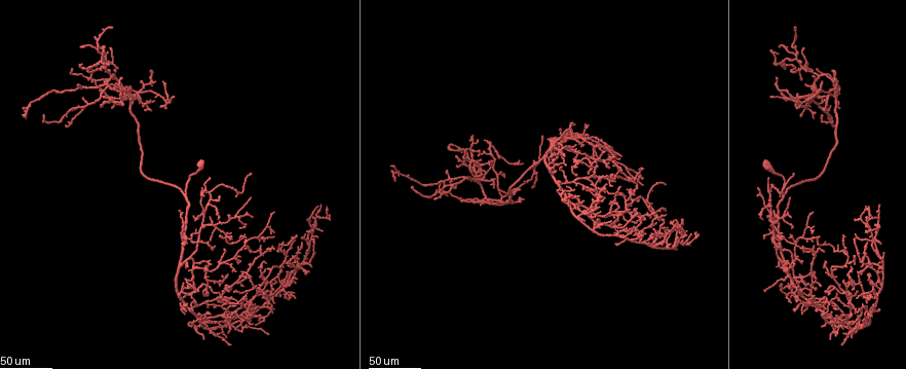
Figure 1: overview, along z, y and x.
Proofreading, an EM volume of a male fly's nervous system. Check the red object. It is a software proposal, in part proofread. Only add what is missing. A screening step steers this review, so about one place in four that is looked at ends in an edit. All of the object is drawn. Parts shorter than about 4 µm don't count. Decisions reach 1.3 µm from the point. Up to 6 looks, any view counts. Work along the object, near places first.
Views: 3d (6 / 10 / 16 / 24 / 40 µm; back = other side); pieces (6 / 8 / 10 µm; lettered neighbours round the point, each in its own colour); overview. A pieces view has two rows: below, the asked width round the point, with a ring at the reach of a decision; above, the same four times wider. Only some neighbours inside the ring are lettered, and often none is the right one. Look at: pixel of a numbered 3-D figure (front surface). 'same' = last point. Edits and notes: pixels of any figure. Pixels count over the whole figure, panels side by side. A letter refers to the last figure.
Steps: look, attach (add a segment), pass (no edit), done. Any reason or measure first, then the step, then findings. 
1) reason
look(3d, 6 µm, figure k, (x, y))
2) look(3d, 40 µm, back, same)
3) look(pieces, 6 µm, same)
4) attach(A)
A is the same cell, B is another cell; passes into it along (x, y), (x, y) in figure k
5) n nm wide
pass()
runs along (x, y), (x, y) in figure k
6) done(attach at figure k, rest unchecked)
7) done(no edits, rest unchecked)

branch stops here
look(3d, 40 µm, figure 1, (294, 283))

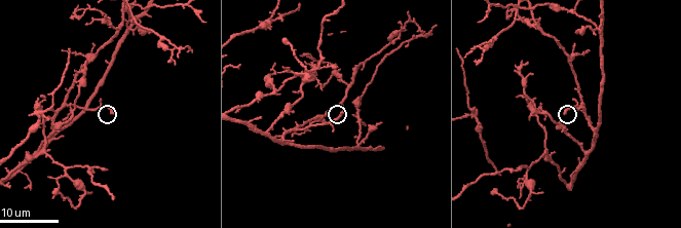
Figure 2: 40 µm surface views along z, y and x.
look(pieces, 6 µm, figure 2, (343, 113))

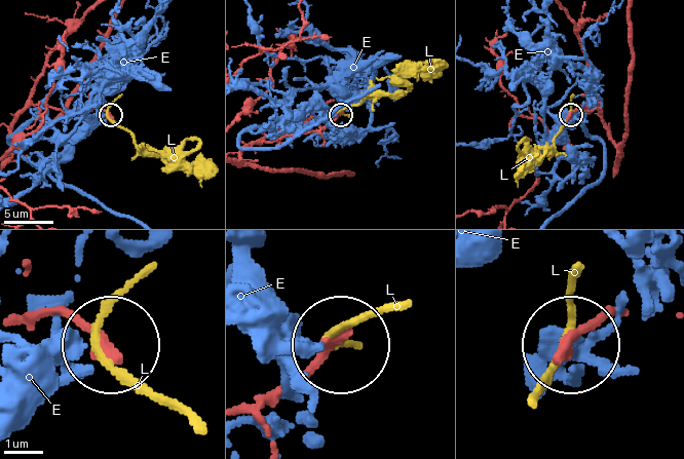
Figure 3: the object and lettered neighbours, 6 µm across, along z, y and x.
280 nm wide
pass()
E and L are other cells; runs along (60, 317), (106, 344) in figure 3; no lettered segment goes on from it

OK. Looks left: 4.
look(3d, 24 µm, figure 1, (822, 81))

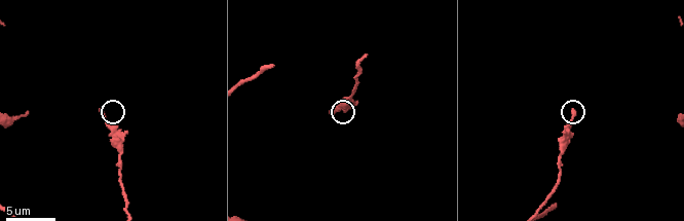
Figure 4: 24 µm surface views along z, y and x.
what lies round it
look(pieces, 10 µm, figure 4, (101, 109))

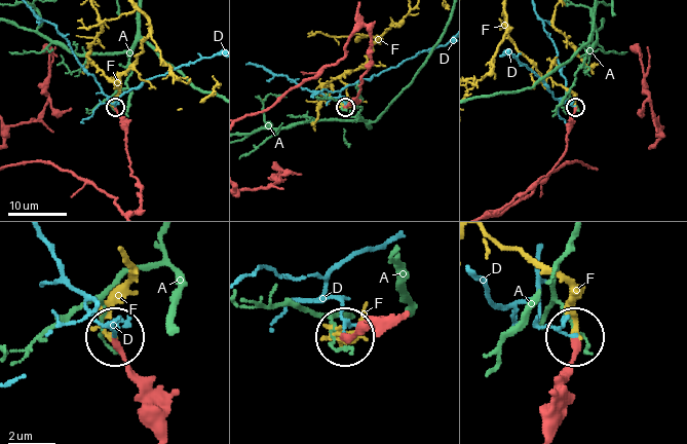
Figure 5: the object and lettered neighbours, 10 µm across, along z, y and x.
pass()
A, D and F are other cells; no lettered segment goes on from it

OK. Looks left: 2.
look(3d, 24 µm, figure 1, (483, 139))

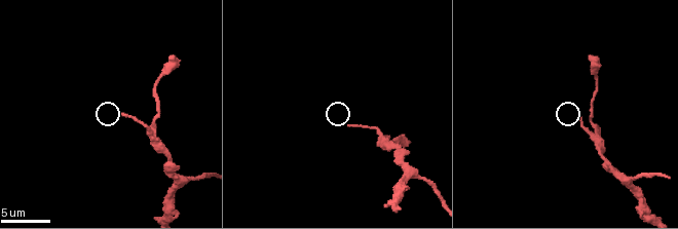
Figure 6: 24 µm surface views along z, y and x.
look(pieces, 8 µm, figure 6, (348, 124))

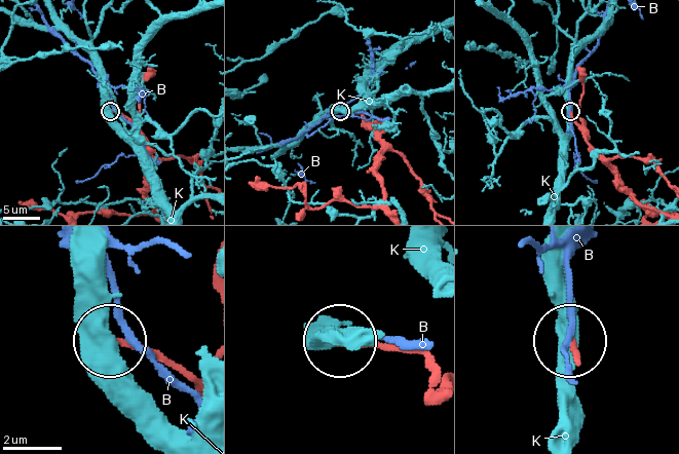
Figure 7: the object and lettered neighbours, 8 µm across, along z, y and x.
pass()
B and K are other cells; no lettered segment goes on from it

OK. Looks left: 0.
done(no edits, rest unchecked)

